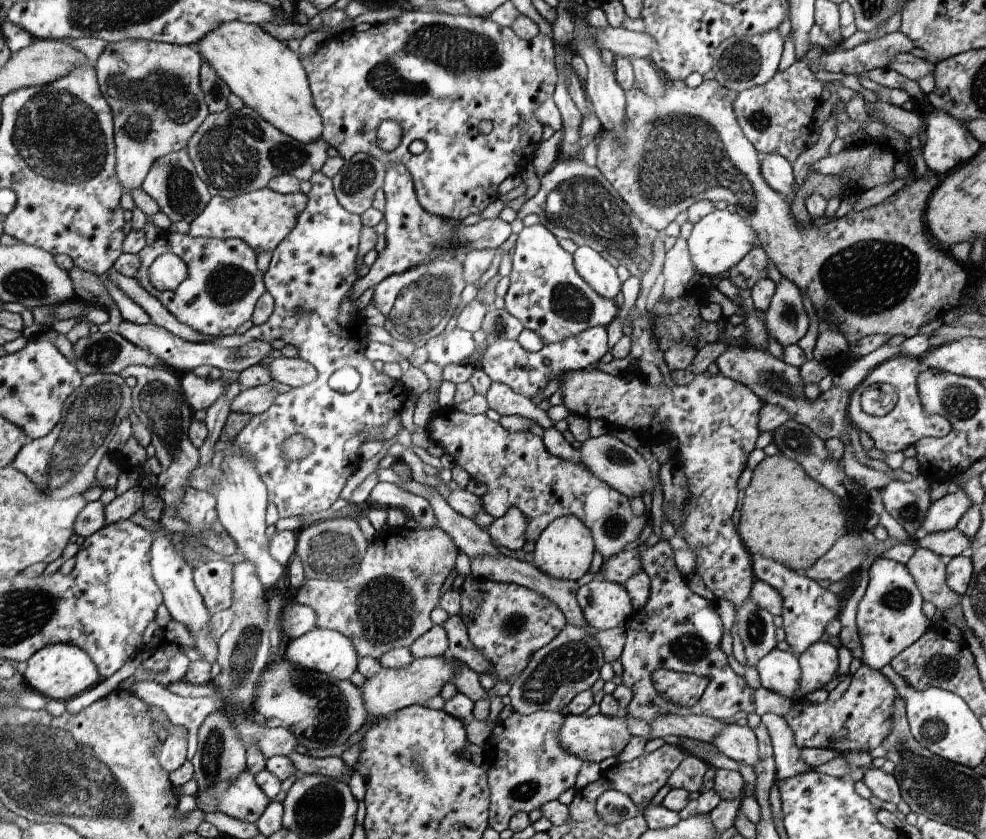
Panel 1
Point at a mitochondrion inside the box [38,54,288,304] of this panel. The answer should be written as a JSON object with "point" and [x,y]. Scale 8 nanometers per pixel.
{"point":[163,94]}

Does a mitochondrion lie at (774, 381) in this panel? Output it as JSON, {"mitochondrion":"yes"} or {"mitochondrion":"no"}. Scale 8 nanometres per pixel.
{"mitochondrion":"yes"}

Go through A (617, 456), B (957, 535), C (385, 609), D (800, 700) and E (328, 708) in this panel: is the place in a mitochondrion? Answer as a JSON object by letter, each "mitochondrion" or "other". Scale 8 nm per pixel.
{"A":"mitochondrion","B":"other","C":"mitochondrion","D":"other","E":"mitochondrion"}

